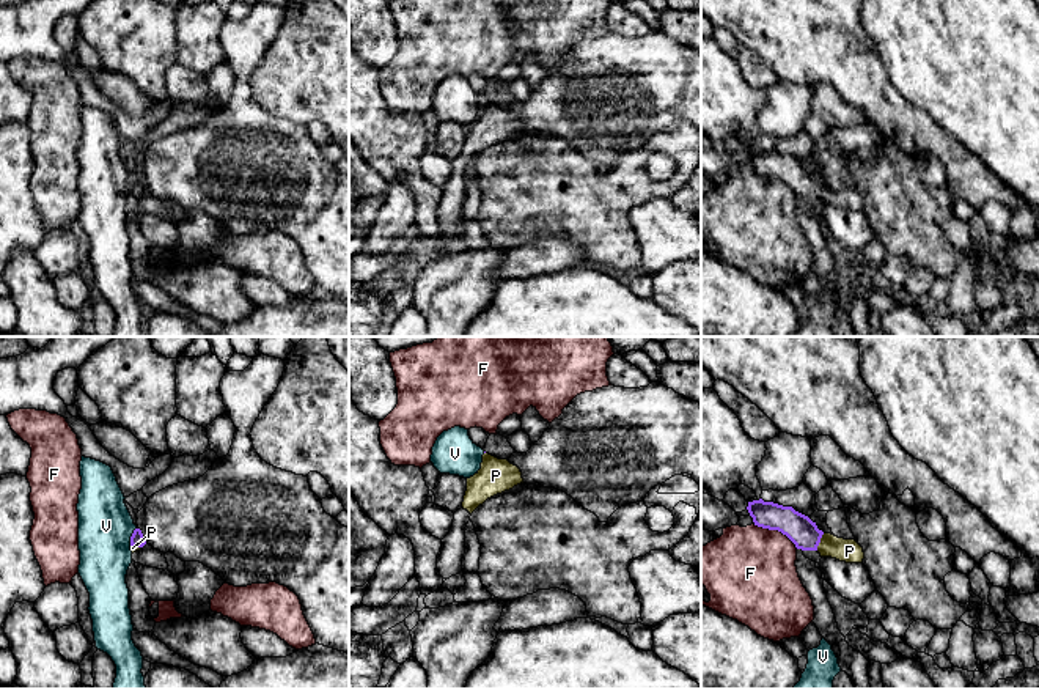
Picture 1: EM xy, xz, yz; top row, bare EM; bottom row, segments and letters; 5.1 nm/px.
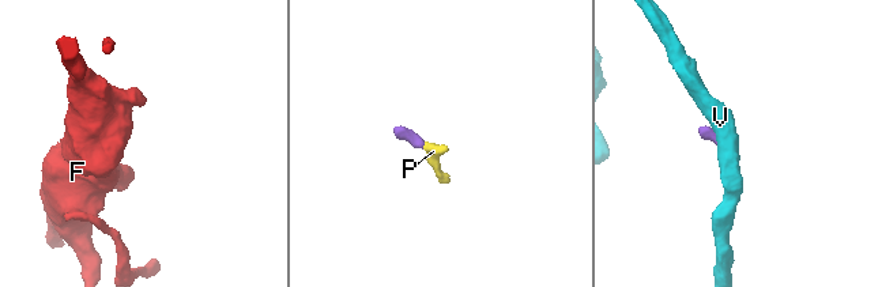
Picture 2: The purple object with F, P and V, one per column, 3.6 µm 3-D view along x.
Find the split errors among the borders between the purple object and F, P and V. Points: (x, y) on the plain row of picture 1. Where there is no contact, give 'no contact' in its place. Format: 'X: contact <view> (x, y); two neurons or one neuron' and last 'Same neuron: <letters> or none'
F: contact yz (775, 176); two neurons
P: contact yz (819, 189); one neuron
V: contact xy (131, 184); two neurons
Same neuron: P

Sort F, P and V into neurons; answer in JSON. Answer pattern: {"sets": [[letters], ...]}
{"sets": [["F"], ["P"], ["V"]]}

